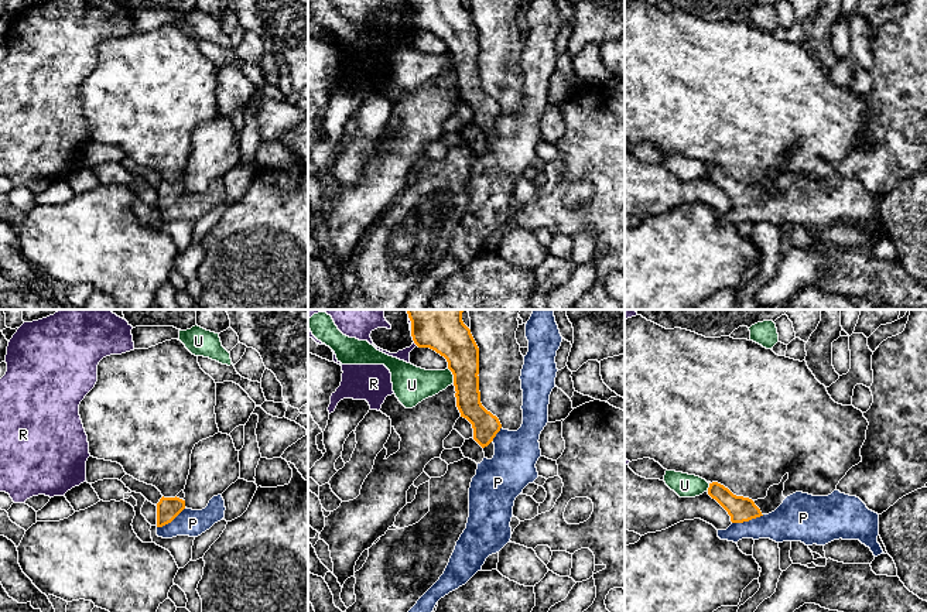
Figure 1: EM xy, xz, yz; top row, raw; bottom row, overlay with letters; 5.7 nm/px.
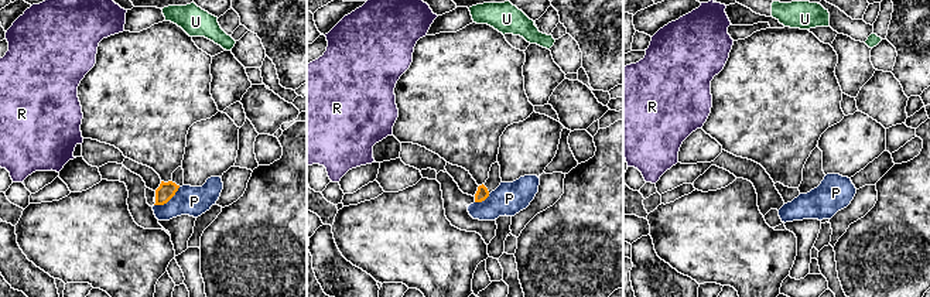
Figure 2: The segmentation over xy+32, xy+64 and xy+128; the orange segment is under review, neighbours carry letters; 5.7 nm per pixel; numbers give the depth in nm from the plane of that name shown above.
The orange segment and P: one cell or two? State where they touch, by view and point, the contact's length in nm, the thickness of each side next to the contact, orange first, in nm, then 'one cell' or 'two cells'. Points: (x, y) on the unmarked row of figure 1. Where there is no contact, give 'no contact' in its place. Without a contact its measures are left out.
yz (748, 204) | 190 nm | 150/220 nm | two cells

